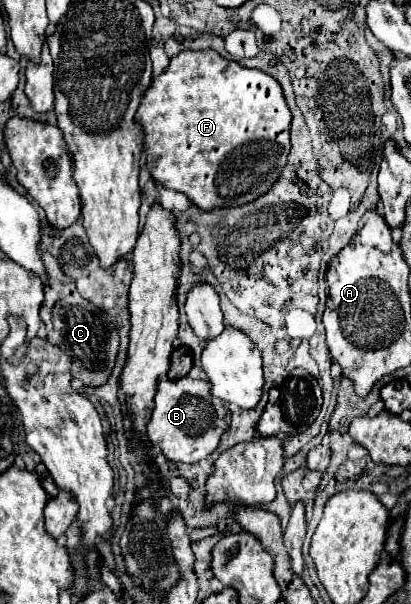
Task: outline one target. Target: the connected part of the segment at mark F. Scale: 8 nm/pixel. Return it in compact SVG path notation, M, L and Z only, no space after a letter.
M184 50L152 80L136 120L144 126L146 164L154 180L182 192L202 210L238 208L258 200L280 178L290 154L292 114L276 78L222 58L216 50Z

